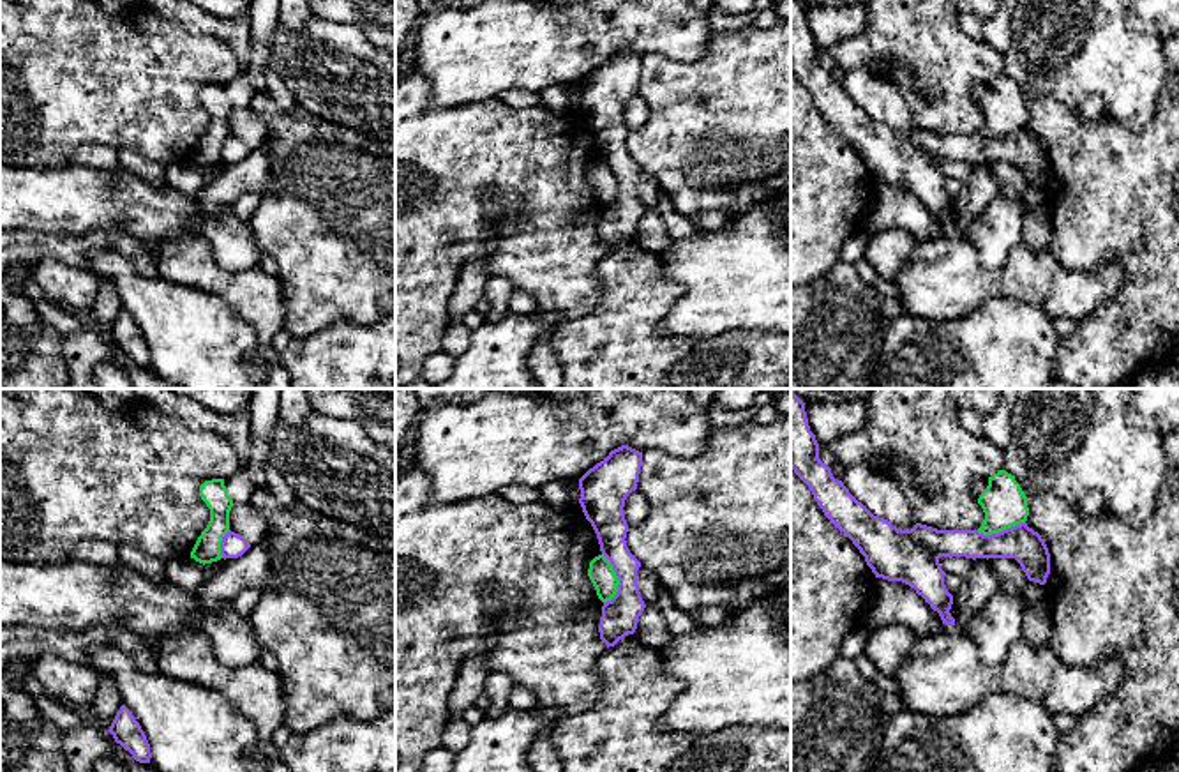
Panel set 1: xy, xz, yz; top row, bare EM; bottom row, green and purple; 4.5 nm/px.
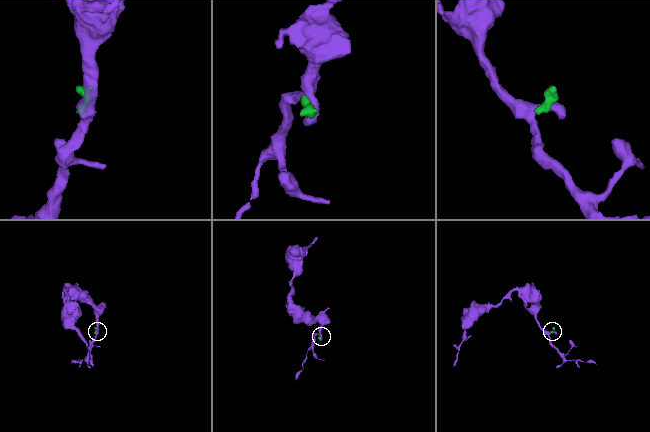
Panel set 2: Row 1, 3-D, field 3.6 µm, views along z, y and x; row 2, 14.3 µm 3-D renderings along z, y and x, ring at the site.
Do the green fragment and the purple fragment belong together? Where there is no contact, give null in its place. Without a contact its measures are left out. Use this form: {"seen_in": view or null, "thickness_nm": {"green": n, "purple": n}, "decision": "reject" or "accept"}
{"seen_in": "xz", "thickness_nm": {"green": 120, "purple": 170}, "decision": "reject"}

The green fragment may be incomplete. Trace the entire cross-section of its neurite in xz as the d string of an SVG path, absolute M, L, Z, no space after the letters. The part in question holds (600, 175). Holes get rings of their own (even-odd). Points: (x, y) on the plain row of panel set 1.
M598 159L590 166L588 180L602 207L611 205L616 200L620 184L604 159Z

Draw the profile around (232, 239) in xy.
M231 207L205 221L196 235L210 244L214 260L224 270L237 272L259 265L263 251L254 242L254 231Z

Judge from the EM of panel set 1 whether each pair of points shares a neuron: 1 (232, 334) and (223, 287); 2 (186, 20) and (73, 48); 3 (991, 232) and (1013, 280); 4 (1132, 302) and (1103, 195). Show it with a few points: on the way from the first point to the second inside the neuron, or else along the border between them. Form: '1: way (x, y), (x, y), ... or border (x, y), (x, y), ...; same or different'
1: border (187, 285), (217, 294), (255, 331); different
2: border (163, 18), (216, 37); different
3: border (1022, 241), (998, 269), (987, 269), (969, 242); different
4: way (1139, 276), (1139, 230), (1130, 221); same

